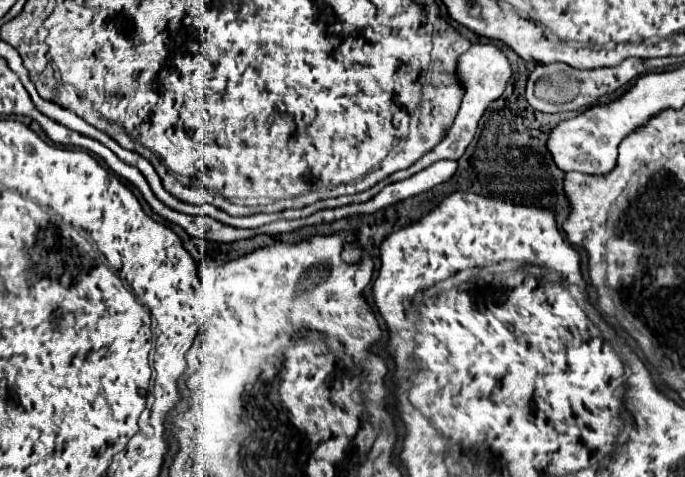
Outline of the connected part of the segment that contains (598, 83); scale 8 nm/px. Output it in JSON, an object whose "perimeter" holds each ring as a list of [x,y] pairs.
{"perimeter":[[[630,59],[622,61],[618,67],[602,67],[592,71],[578,71],[566,63],[538,65],[528,77],[526,85],[526,101],[532,109],[542,113],[560,113],[560,111],[576,111],[592,105],[598,97],[614,91],[630,81]]]}

